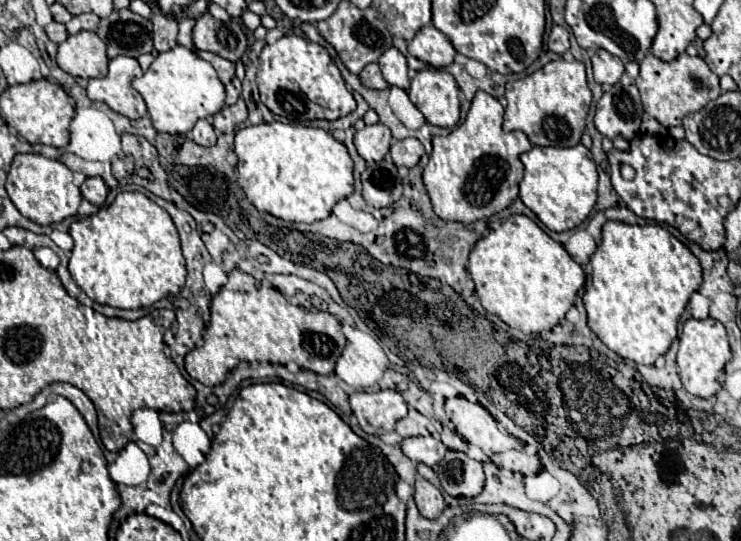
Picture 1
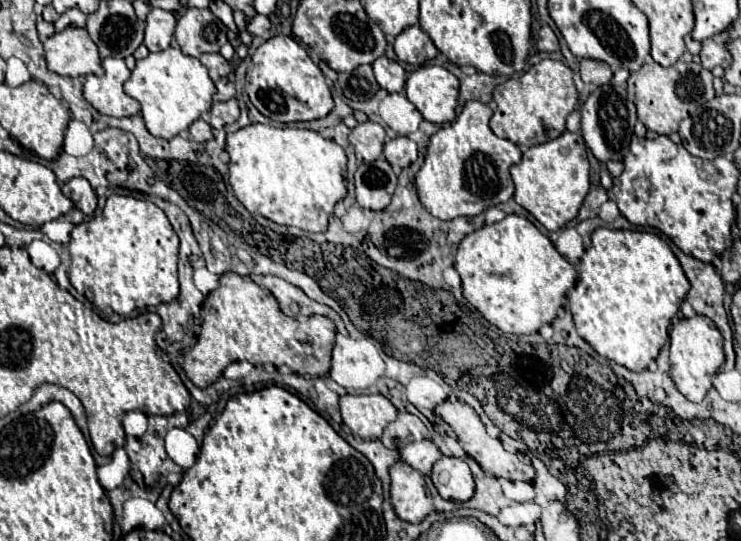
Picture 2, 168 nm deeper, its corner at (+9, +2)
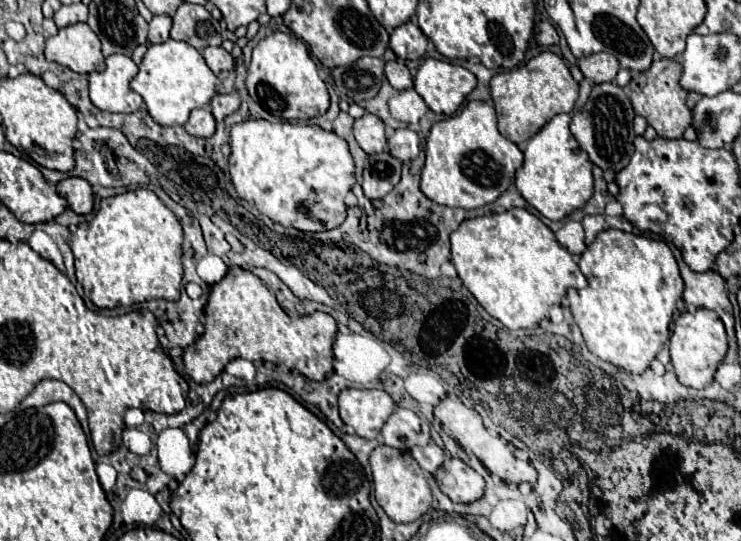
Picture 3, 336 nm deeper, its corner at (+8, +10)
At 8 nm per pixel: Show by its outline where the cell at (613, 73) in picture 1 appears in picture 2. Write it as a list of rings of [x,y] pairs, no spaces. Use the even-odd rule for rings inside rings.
[[[583,58],[583,60],[581,60],[581,78],[583,78],[583,82],[585,82],[585,84],[603,86],[603,84],[611,82],[613,72],[611,72],[609,64],[603,64],[601,60]]]

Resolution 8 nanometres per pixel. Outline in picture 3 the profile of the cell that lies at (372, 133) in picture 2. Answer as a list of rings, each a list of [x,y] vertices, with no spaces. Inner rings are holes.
[[[364,114],[354,120],[354,138],[366,154],[384,152],[387,147],[385,124],[374,114]]]

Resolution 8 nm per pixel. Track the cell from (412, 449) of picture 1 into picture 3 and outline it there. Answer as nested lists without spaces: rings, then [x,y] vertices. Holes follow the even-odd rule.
[[[430,442],[426,446],[416,446],[410,452],[416,458],[416,462],[420,464],[420,468],[430,474],[434,474],[440,468],[440,464],[444,462],[444,452],[434,442]]]

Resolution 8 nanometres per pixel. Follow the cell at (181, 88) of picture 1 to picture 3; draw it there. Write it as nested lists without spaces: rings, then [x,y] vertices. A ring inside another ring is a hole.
[[[170,38],[164,44],[150,46],[138,68],[138,76],[130,82],[130,88],[144,98],[150,116],[160,126],[186,124],[190,112],[194,108],[206,106],[216,94],[218,78],[206,66],[202,54],[188,42],[178,42]]]

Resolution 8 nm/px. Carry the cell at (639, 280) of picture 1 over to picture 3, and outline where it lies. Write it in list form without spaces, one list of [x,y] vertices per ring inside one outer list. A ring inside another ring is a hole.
[[[604,230],[584,250],[584,254],[578,260],[578,266],[588,280],[588,288],[568,290],[568,300],[572,316],[584,336],[588,350],[600,360],[614,364],[616,368],[622,368],[630,374],[642,374],[656,358],[656,354],[662,350],[664,342],[670,338],[670,322],[684,290],[678,264],[668,244],[662,240],[626,234],[622,230]]]

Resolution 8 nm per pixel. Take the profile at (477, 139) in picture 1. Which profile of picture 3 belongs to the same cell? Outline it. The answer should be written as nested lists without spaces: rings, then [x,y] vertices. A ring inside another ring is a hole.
[[[472,100],[454,116],[436,122],[430,130],[424,152],[426,152],[426,166],[422,170],[422,192],[432,202],[442,204],[442,206],[480,208],[484,204],[490,204],[514,182],[514,174],[522,166],[520,148],[498,132],[494,108],[480,100]]]

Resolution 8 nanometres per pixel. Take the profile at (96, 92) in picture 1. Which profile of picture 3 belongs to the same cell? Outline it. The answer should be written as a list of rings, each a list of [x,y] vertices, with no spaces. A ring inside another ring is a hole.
[[[116,54],[106,58],[104,72],[90,74],[90,100],[96,108],[108,112],[136,112],[144,100],[140,94],[130,90],[130,82],[136,76],[138,66],[130,56]]]

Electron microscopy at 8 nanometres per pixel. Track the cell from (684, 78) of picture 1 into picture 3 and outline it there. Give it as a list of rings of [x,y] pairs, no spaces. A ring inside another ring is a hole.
[[[662,58],[662,60],[654,60],[646,72],[632,74],[632,80],[628,84],[634,112],[640,114],[648,122],[648,126],[656,130],[658,136],[670,138],[670,140],[682,138],[684,130],[692,122],[690,110],[686,108],[686,92],[680,88],[680,82],[678,82],[680,74],[682,74],[680,62]]]

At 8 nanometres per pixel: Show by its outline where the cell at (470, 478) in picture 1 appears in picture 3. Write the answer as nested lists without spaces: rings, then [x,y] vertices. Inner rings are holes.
[[[458,458],[444,460],[444,464],[436,472],[436,482],[452,502],[460,504],[470,504],[478,500],[486,488],[482,476]]]

